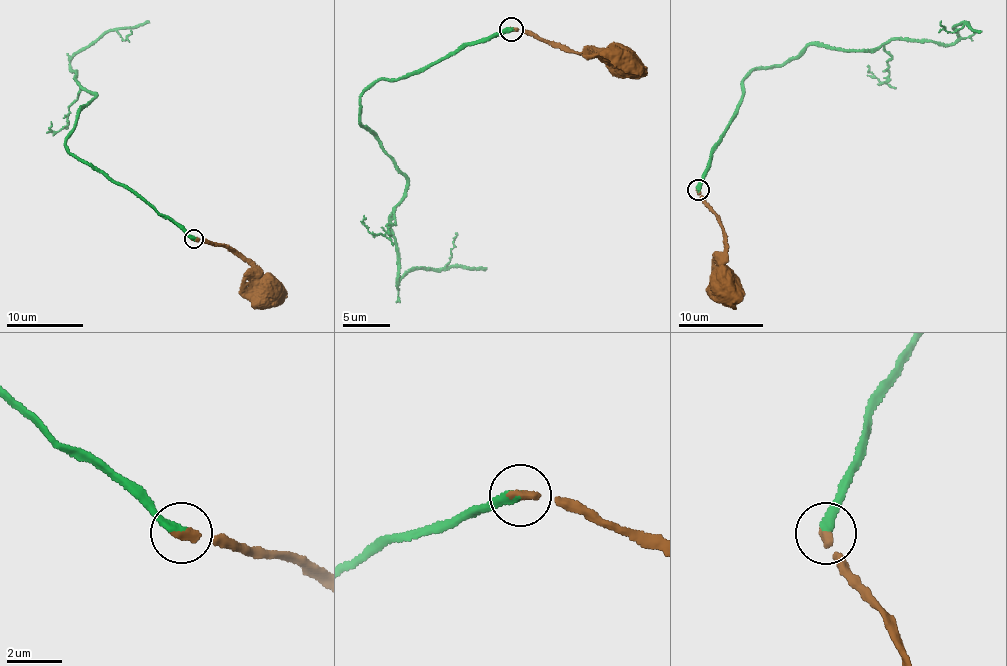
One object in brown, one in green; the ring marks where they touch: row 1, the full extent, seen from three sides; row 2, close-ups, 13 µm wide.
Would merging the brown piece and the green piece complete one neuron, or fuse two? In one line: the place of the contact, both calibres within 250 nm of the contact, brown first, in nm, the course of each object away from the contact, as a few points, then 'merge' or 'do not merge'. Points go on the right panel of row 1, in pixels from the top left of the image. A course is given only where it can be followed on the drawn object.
at (698, 190); 320 nm thick on the brown side, 340 nm on the other; brown runs (697, 190), (722, 228), (725, 252), (716, 275), (722, 288); green runs (697, 190), (741, 84), (758, 66), (810, 45), (944, 44), (964, 22), (981, 32); merge

